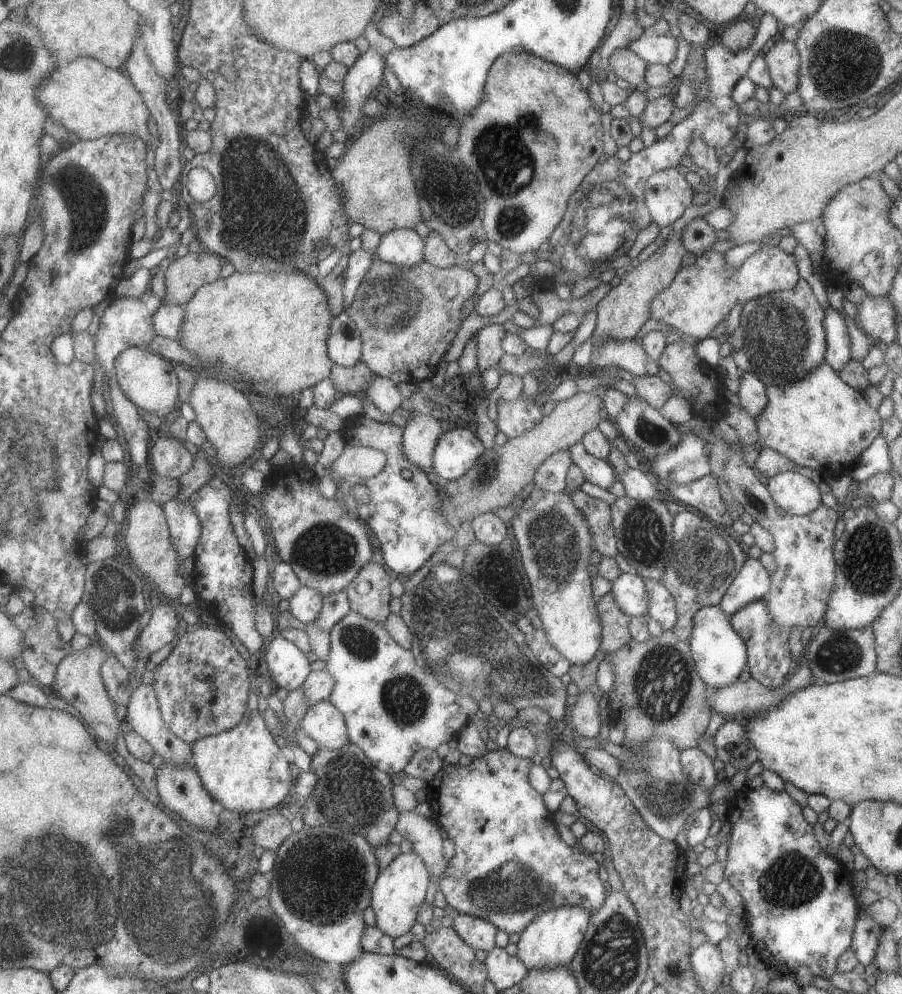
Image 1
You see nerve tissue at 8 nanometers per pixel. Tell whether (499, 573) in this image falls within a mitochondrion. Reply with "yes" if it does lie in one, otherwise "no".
yes

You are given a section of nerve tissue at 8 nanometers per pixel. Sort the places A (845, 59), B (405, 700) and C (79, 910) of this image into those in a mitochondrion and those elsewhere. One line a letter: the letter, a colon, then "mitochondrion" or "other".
A: mitochondrion
B: mitochondrion
C: mitochondrion

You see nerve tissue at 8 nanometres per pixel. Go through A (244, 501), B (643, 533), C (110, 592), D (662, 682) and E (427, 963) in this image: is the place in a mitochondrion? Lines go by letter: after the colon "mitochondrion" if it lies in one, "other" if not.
A: other
B: mitochondrion
C: mitochondrion
D: mitochondrion
E: other

